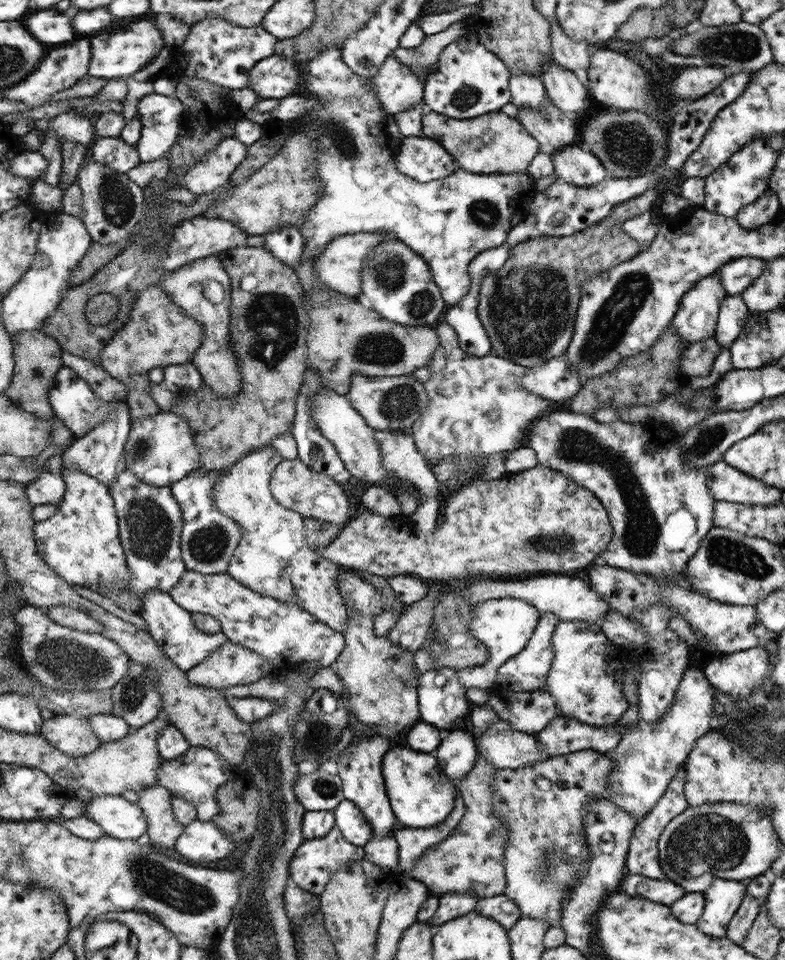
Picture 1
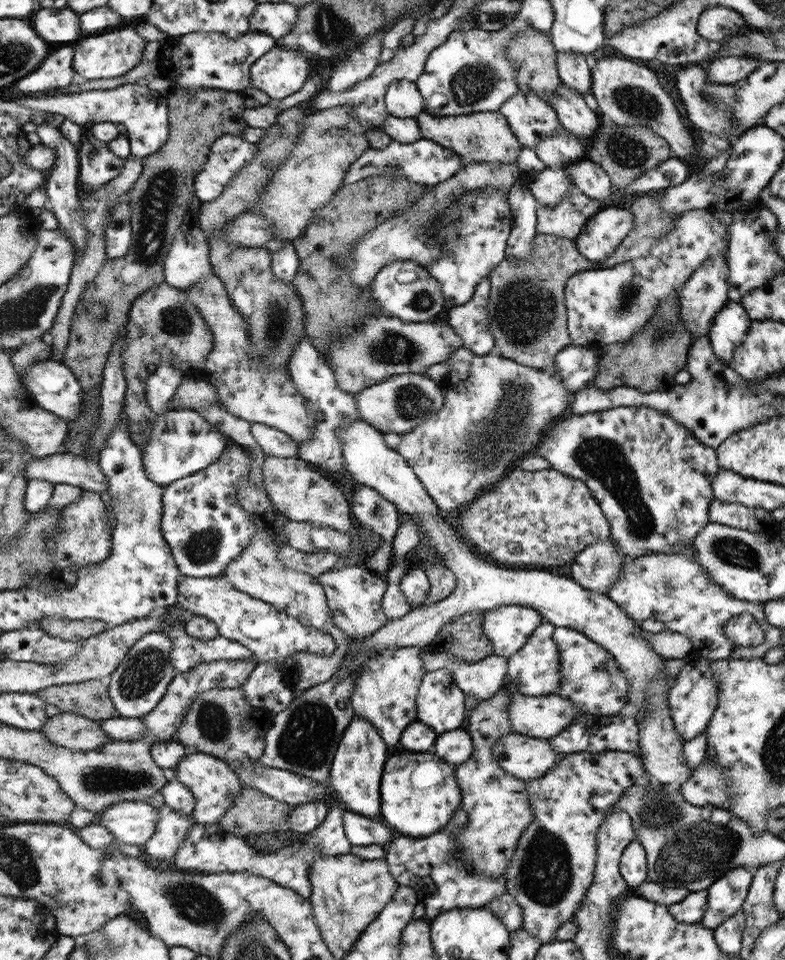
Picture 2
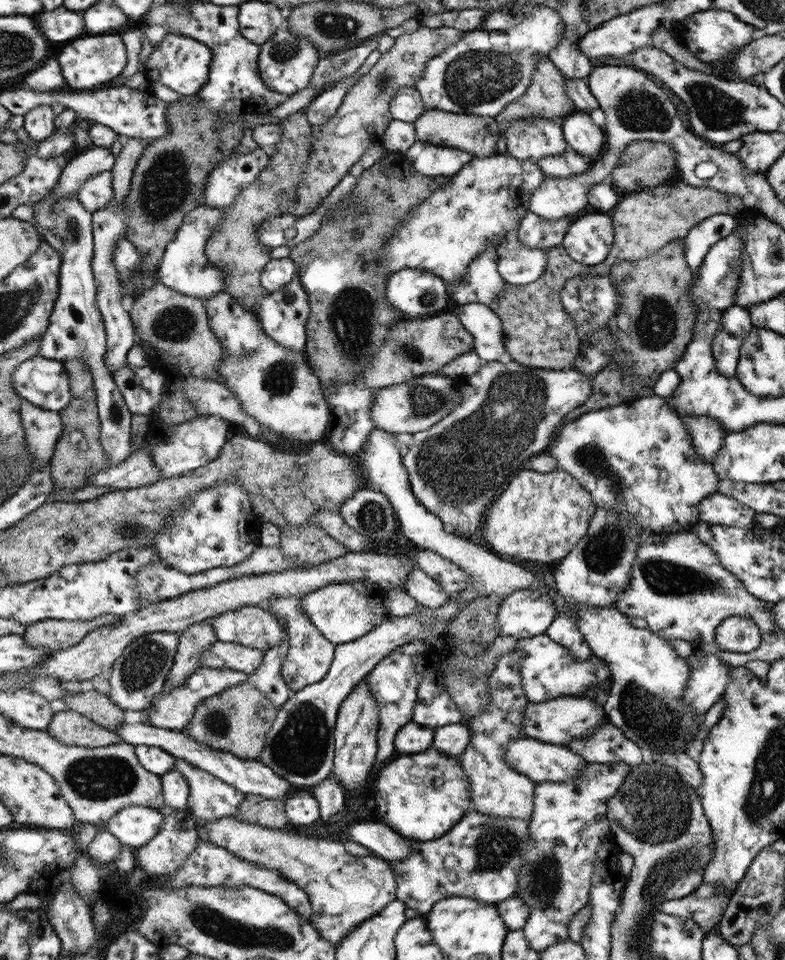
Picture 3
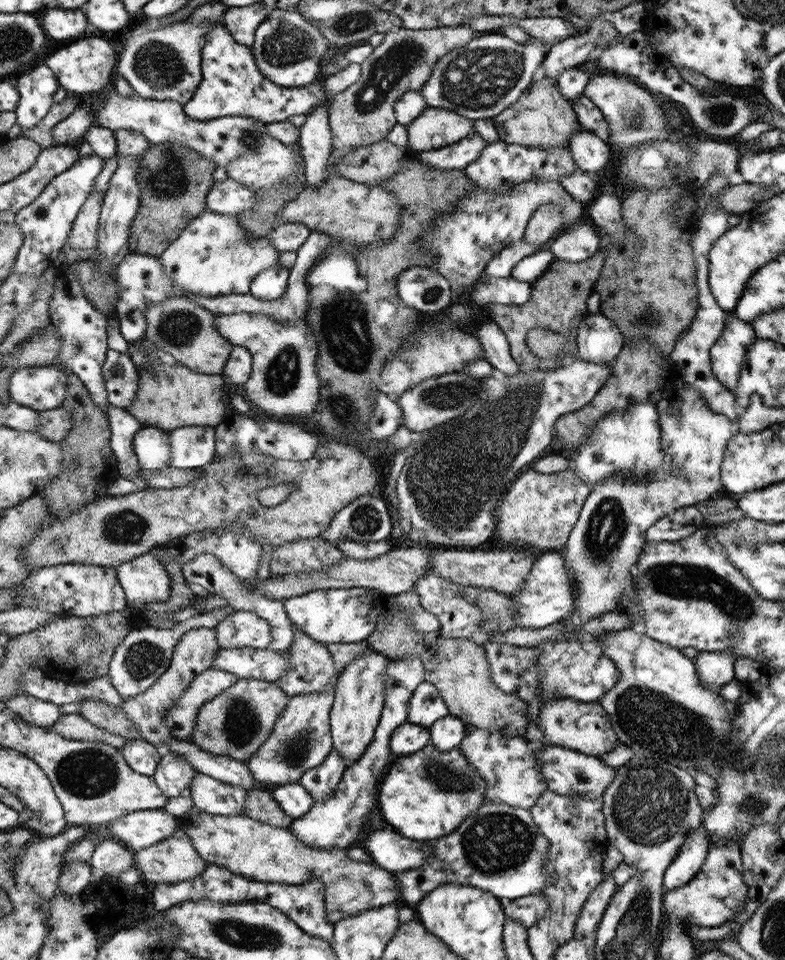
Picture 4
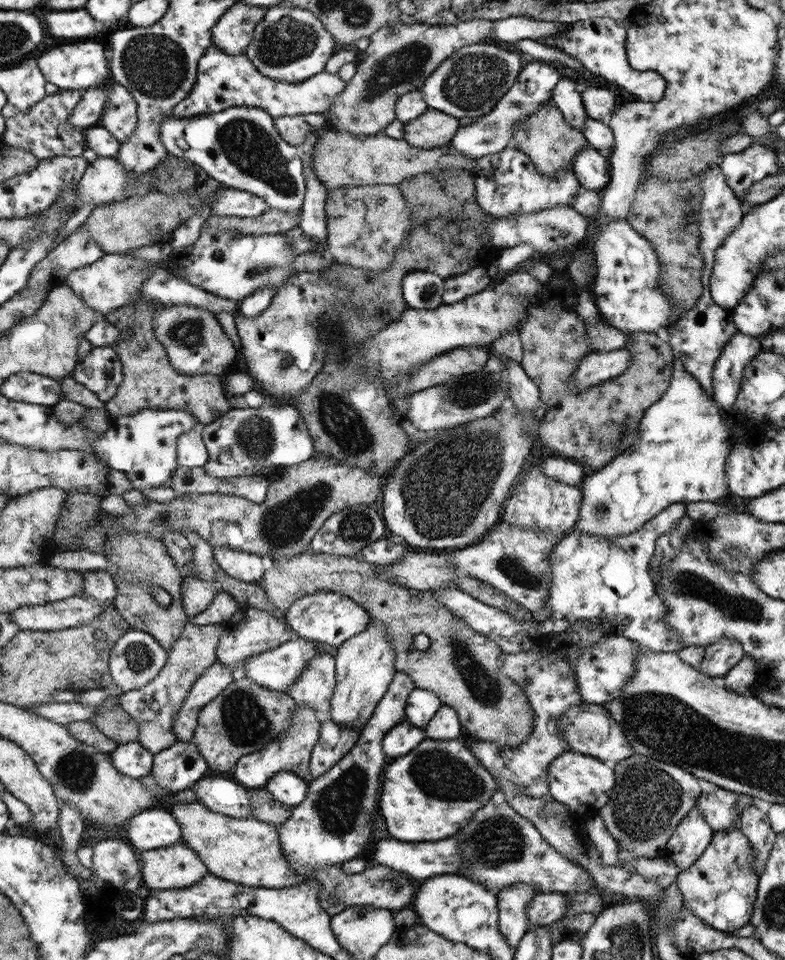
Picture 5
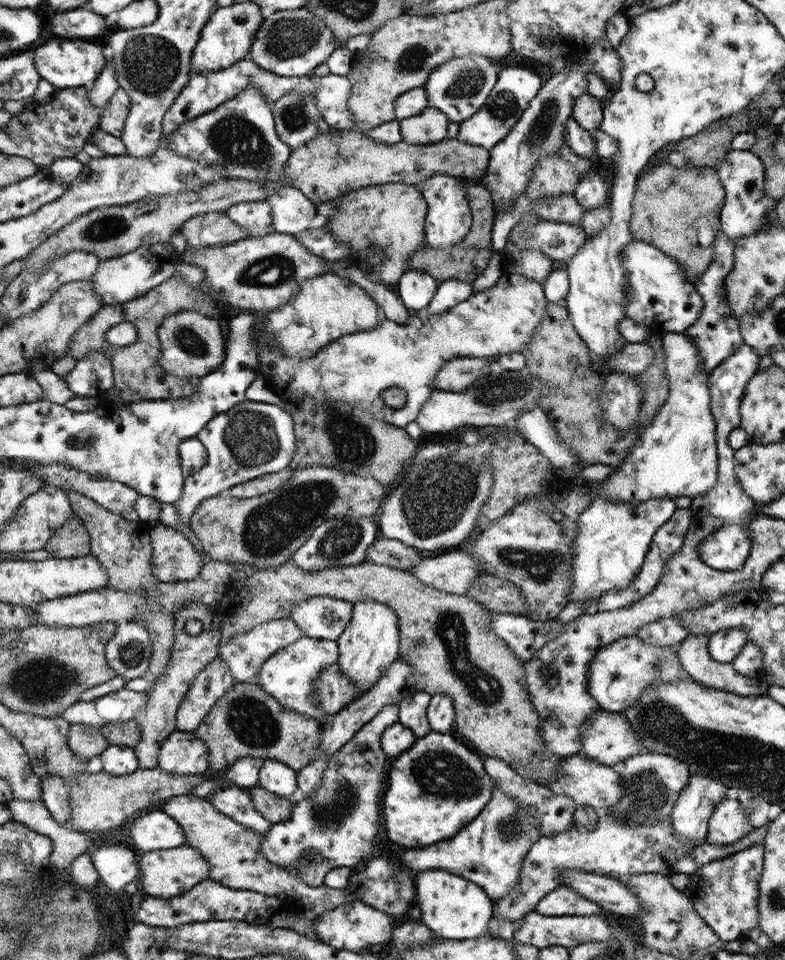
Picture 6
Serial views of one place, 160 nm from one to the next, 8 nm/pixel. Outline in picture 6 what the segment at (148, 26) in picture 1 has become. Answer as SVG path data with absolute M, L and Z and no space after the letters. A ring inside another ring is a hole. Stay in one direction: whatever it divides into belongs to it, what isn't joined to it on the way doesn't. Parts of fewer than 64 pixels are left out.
M50 40L36 48L34 63L44 80L50 82L56 90L86 87L89 91L103 71L106 60L102 56L102 48L96 44L82 40L62 40L62 50L60 50L60 40Z

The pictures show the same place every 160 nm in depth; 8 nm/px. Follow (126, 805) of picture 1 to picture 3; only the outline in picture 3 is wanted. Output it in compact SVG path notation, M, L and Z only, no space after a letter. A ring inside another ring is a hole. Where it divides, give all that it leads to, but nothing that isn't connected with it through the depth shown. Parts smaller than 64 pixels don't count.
M129 806L120 810L112 819L108 820L102 827L111 832L124 846L130 846L135 851L145 844L151 842L159 834L166 816L159 809L146 806Z

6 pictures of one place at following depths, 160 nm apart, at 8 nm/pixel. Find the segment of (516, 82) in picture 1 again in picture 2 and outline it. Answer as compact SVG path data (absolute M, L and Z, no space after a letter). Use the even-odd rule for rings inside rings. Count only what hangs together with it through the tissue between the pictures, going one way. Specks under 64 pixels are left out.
M519 88L519 91L512 95L500 108L500 112L508 121L514 137L518 139L518 143L524 148L533 149L538 146L538 143L546 137L556 135L565 129L560 125L556 112L550 107L549 102L540 98L537 92L524 92Z

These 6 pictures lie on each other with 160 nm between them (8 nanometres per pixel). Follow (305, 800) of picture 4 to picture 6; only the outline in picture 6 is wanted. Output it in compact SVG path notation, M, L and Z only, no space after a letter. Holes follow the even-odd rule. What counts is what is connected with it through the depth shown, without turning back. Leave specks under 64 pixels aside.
M265 759L258 773L258 780L258 786L276 793L279 797L297 799L297 772L286 763Z

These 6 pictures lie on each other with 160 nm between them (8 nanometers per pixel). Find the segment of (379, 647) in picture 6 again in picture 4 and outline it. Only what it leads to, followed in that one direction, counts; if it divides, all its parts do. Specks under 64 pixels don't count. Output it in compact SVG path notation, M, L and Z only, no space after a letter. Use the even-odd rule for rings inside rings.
M375 651L364 652L344 668L335 682L329 723L334 749L347 760L347 766L355 763L375 739L375 730L379 727L379 720L386 706L386 672L389 660L390 658Z

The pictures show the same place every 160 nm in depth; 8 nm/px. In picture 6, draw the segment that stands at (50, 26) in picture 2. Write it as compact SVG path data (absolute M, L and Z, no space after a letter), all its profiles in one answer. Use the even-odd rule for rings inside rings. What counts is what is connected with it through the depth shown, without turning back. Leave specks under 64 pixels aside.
M76 8L70 12L56 14L52 22L52 30L68 38L92 38L92 36L100 36L106 30L106 24L99 13Z

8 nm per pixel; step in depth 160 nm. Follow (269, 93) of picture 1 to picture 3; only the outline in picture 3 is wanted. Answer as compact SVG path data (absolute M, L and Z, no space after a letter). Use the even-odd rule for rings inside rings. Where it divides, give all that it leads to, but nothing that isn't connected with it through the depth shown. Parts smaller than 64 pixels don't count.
M288 23L278 27L271 38L260 45L258 58L260 76L267 87L273 91L291 95L306 88L314 74L316 64L318 64L318 52L315 44L306 37L297 35Z

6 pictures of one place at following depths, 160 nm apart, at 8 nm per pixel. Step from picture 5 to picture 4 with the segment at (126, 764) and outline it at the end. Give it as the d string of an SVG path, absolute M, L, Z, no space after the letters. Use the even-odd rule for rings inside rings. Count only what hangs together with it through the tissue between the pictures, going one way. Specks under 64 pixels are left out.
M139 737L128 740L120 748L120 751L132 769L150 777L155 773L158 761L162 756L162 751L158 746L154 746Z

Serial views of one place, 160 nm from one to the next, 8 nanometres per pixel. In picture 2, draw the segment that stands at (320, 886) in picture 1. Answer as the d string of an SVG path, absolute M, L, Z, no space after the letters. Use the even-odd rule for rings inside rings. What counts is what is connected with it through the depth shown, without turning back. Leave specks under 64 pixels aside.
M330 806L326 818L311 833L306 834L303 840L294 842L294 845L282 847L270 854L258 854L254 851L247 839L238 837L218 824L195 823L191 827L187 838L175 856L176 868L198 872L198 875L218 874L218 872L250 872L252 875L266 878L284 888L291 888L304 898L310 898L311 862L318 857L336 856L350 853L353 844L346 838L343 827L343 812L345 809Z

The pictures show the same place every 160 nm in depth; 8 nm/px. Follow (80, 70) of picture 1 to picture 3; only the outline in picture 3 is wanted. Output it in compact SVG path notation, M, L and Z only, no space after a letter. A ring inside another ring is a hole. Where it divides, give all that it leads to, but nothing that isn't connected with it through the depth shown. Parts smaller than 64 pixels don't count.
M56 58L46 60L43 66L25 76L22 86L34 92L53 92L67 89L63 69Z

